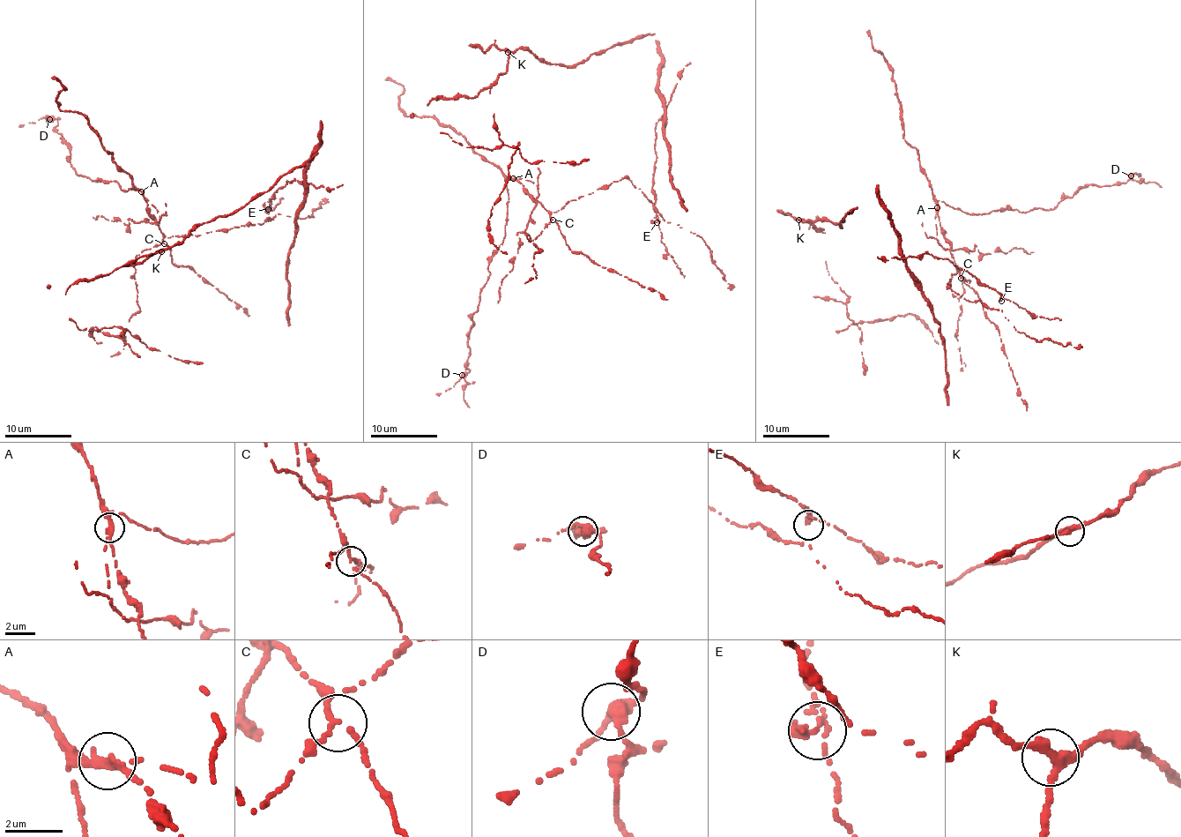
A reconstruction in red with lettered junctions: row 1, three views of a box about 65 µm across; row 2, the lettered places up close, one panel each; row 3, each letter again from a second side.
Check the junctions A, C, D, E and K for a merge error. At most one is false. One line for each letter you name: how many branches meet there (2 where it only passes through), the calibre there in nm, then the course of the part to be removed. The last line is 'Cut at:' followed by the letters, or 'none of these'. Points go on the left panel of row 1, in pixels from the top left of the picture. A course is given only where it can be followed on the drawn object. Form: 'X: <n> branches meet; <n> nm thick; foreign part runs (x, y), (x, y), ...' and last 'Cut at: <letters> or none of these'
A: 3 branches meet; 240 nm thick; foreign part runs (141, 191), (159, 215), (159, 222), (129, 220), (128, 225), (102, 215), (92, 217)
Cut at: A

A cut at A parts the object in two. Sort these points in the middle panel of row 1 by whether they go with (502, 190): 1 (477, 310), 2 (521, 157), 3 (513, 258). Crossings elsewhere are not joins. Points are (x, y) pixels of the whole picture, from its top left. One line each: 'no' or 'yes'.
1: yes
2: yes
3: no

